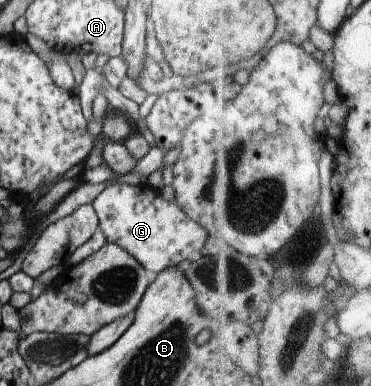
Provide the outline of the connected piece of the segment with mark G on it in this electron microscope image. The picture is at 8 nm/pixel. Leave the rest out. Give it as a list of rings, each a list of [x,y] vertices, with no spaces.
[[[116,182],[94,199],[92,207],[106,241],[130,253],[151,276],[164,268],[184,266],[200,254],[209,239],[206,229],[192,221],[178,205],[166,201],[161,192],[150,185]]]

